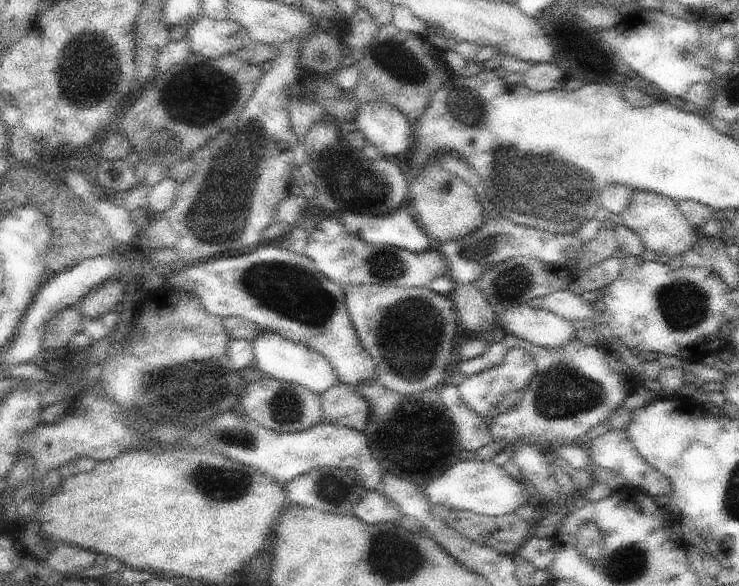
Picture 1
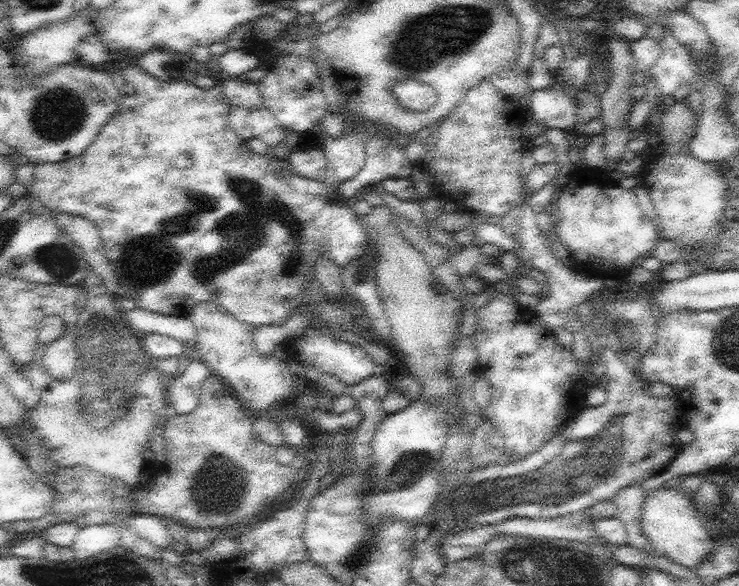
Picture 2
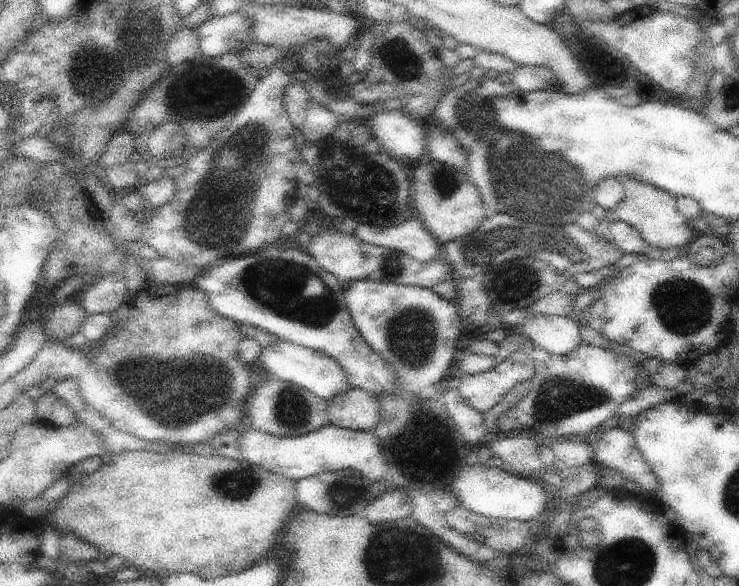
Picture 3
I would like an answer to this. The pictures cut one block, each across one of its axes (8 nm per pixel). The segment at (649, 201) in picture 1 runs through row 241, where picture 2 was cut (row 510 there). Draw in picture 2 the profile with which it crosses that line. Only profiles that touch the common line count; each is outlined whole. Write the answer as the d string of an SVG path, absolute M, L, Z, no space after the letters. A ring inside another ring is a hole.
M661 484L650 491L642 505L642 528L659 555L664 555L690 570L712 555L714 547L713 529L705 518L698 515L692 496L680 488L664 487Z

